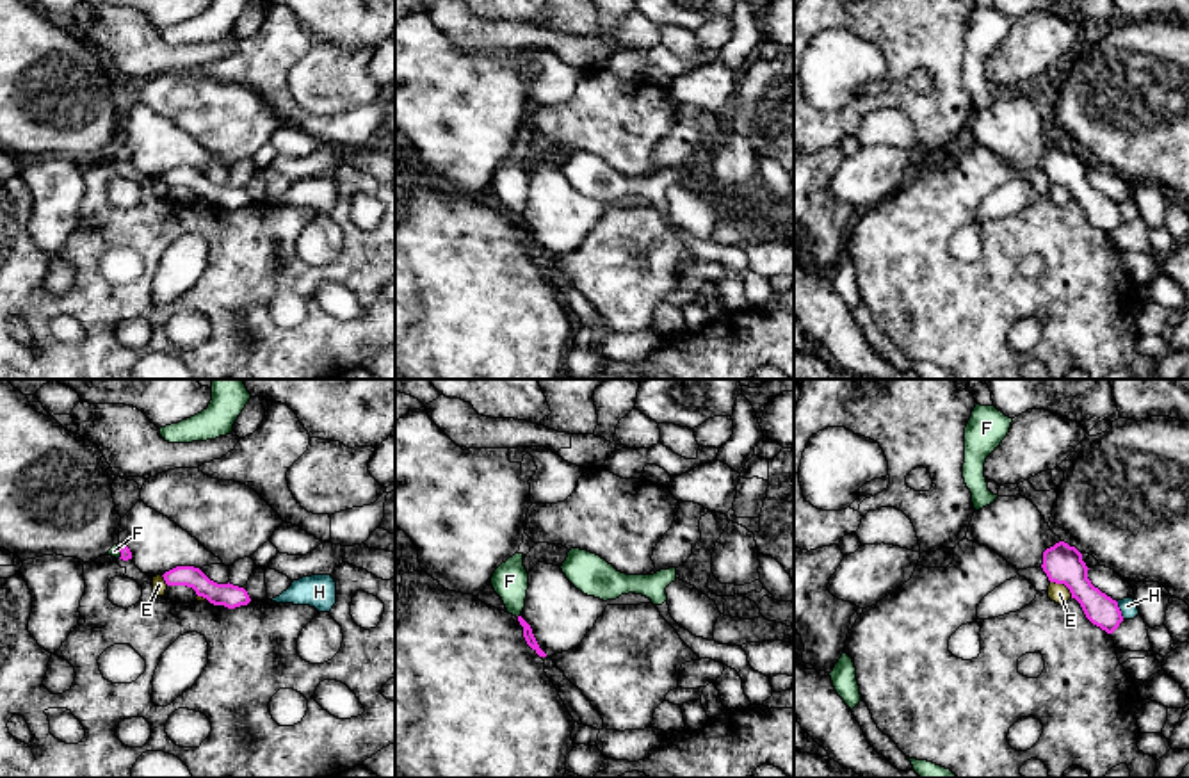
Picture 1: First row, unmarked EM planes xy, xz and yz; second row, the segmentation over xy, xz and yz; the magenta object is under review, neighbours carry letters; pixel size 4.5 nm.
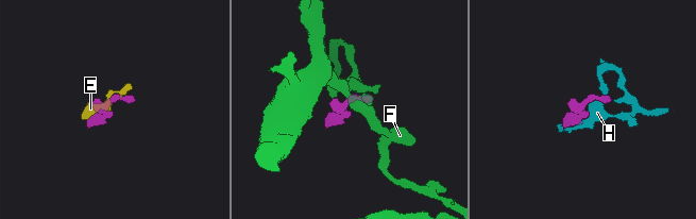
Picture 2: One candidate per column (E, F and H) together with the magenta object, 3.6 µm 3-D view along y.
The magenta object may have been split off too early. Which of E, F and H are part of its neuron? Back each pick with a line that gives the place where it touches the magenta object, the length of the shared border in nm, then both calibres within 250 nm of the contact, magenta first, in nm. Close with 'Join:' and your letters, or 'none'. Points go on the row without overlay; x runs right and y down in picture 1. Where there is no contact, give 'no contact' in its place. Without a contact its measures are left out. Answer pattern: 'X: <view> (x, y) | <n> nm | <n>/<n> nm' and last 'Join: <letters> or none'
F: xy (120, 152) | 70 nm | 50/50 nm
Join: F

